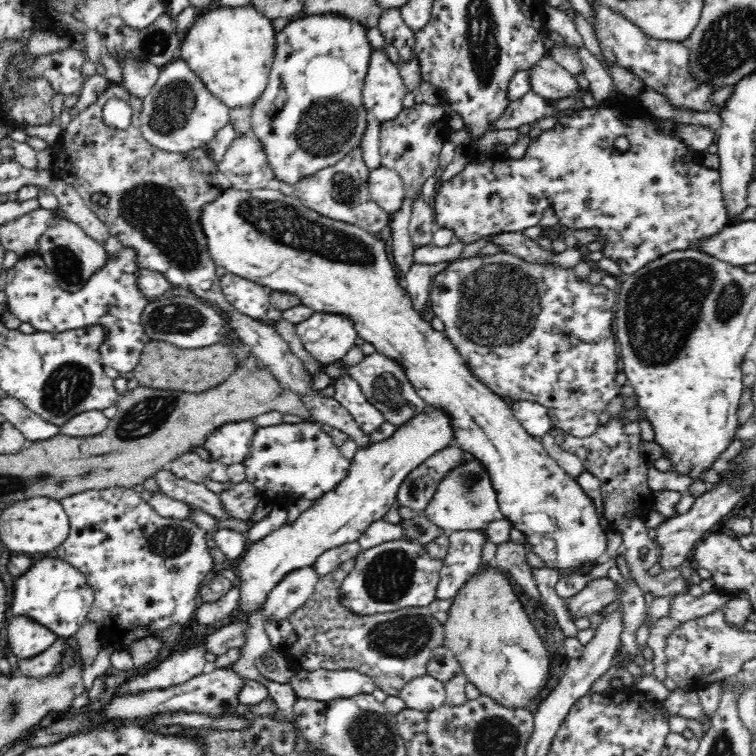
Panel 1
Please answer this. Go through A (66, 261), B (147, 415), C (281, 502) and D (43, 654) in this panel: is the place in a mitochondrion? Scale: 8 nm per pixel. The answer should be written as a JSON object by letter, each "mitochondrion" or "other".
{"A":"mitochondrion","B":"mitochondrion","C":"other","D":"other"}

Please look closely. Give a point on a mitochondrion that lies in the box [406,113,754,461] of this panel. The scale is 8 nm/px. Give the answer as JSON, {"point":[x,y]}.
{"point":[664,307]}

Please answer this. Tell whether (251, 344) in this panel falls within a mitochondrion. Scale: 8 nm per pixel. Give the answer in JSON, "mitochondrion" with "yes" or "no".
{"mitochondrion":"no"}

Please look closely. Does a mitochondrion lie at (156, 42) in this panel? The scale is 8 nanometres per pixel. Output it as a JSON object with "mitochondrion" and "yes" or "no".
{"mitochondrion":"yes"}

